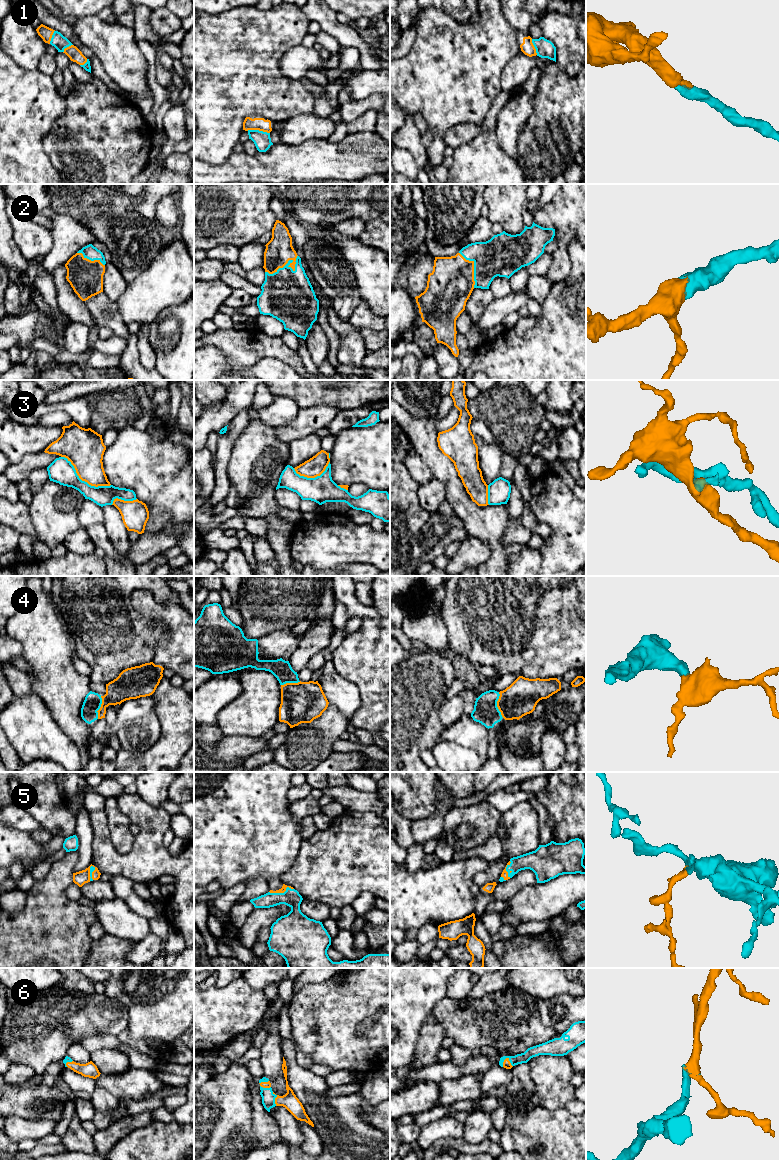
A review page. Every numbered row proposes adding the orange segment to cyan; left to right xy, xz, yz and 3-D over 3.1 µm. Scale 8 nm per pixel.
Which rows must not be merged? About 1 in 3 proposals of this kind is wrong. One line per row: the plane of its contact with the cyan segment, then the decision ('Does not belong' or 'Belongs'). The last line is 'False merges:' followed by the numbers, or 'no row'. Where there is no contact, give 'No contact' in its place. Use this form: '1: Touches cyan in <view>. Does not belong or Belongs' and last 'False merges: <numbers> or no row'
1: Touches cyan in xz. Belongs
2: Touches cyan in xz. Belongs
3: Touches cyan in xy. Does not belong
4: Touches cyan in yz. Belongs
5: Touches cyan in xz. Belongs
6: Touches cyan in yz. Belongs
False merges: 3

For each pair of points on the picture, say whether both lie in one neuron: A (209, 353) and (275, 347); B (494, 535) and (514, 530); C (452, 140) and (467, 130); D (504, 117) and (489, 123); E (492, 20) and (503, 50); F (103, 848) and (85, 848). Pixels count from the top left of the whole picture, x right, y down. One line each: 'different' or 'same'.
A: different
B: different
C: same
D: different
E: same
F: different

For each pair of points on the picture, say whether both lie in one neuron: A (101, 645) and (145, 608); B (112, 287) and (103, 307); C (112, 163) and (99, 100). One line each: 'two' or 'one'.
A: two
B: two
C: one

